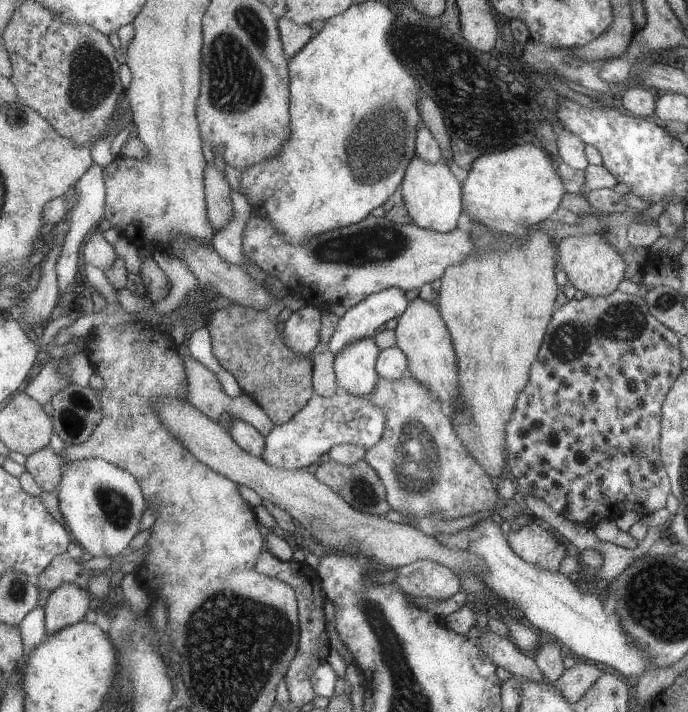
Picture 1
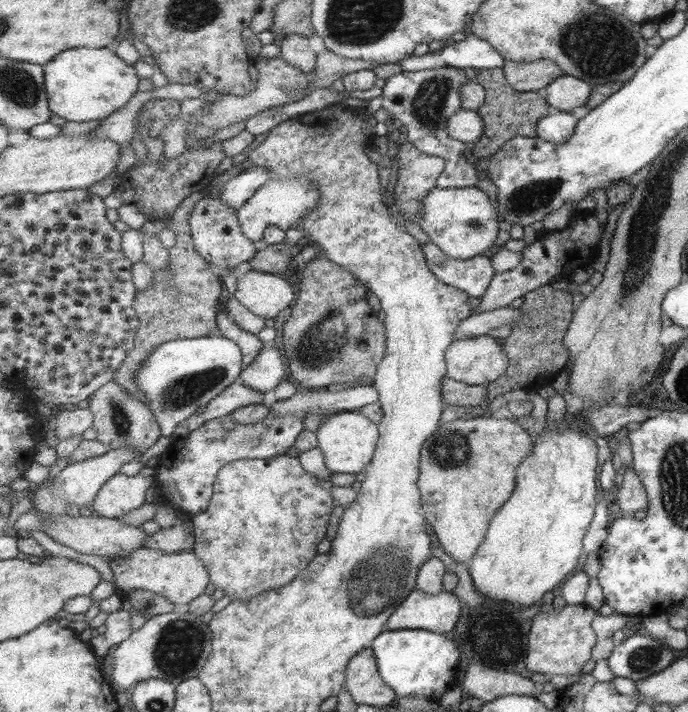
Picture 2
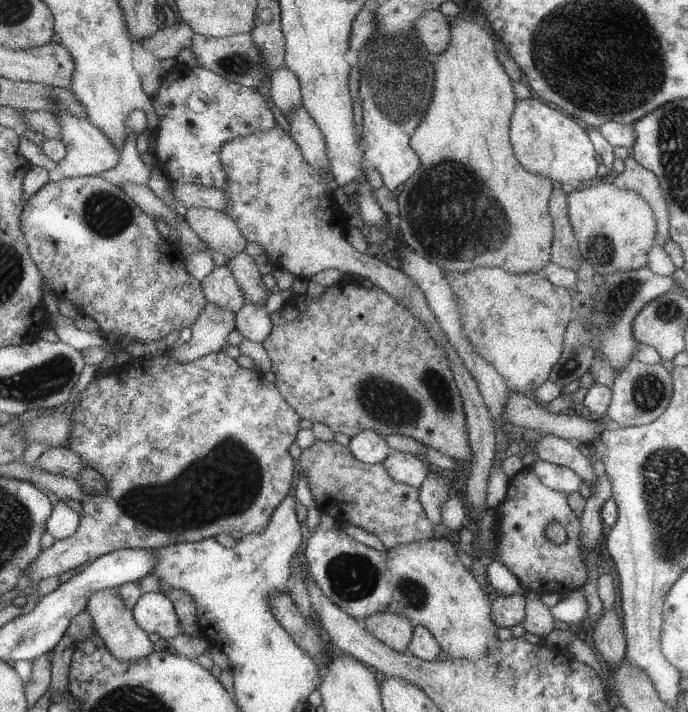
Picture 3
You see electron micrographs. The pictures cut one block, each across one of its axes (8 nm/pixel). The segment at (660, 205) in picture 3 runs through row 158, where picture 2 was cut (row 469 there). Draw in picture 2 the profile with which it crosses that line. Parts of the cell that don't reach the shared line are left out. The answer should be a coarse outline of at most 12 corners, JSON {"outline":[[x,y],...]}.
{"outline":[[625,467],[621,488],[609,500],[631,519],[646,509],[647,498],[639,477]]}

